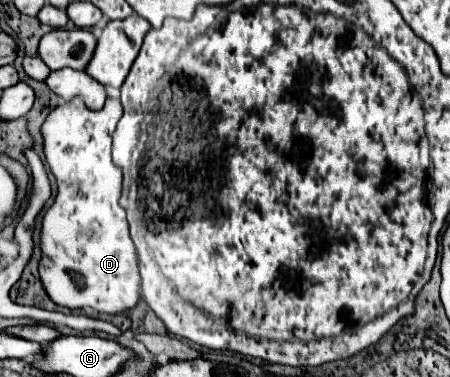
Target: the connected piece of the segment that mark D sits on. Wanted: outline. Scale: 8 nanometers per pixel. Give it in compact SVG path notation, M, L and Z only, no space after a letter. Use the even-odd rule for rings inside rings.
M76 96L70 102L52 108L40 128L42 138L44 138L44 156L50 166L50 172L56 178L58 194L42 218L42 232L40 232L42 256L38 262L38 274L40 274L40 282L46 294L58 306L66 306L72 310L90 308L90 310L106 312L106 314L122 314L122 312L134 310L138 302L142 300L140 296L142 278L138 272L138 254L128 232L126 210L118 204L120 194L122 194L122 170L102 170L102 174L96 172L100 170L100 154L110 154L112 134L116 130L120 116L122 116L122 104L120 100L112 96L106 98L100 110L90 110L84 104L84 100ZM98 178L102 180L102 186L96 184ZM64 246L68 248L66 248L66 254L62 256Z

